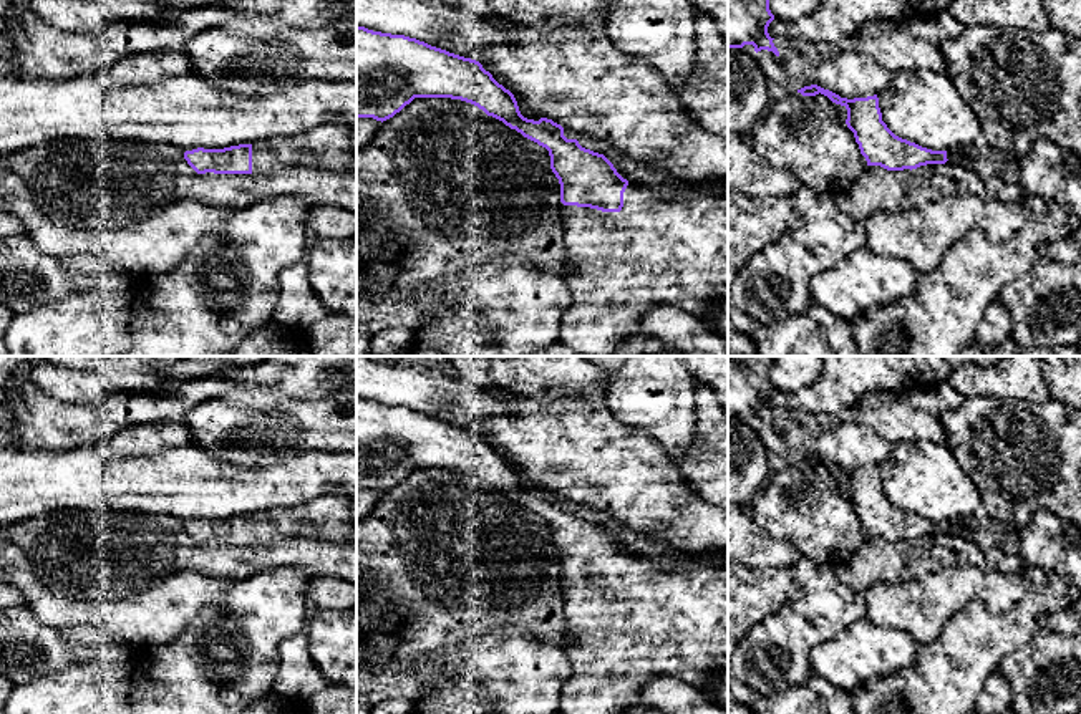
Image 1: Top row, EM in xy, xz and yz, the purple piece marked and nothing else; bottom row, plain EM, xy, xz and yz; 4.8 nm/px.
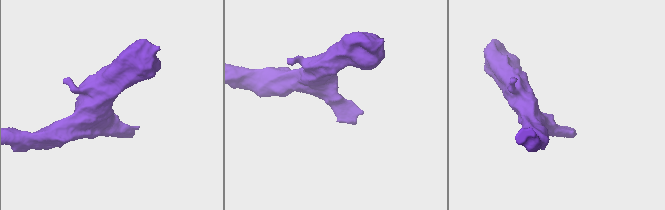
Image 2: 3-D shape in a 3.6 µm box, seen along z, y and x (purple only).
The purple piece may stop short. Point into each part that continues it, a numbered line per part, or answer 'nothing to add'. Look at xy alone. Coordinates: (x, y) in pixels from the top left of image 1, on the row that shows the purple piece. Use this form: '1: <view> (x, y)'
1: xy (329, 146)

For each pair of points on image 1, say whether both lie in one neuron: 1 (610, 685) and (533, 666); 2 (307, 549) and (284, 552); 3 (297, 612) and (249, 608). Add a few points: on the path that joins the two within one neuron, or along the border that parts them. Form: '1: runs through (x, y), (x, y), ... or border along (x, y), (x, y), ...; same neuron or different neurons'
1: border along (562, 646), (571, 663), (571, 676), (559, 696); different neurons
2: runs through (302, 552), (289, 552); same neuron
3: runs through (286, 612), (261, 610); same neuron

